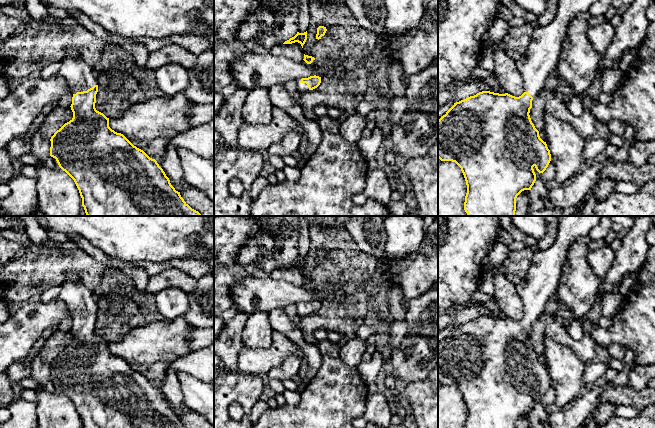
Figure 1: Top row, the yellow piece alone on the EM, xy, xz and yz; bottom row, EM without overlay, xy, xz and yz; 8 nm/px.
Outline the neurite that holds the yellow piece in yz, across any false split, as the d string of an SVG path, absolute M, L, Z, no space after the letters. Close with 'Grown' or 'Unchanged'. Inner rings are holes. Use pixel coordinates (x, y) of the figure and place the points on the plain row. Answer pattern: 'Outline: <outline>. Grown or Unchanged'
Outline: M558 216L558 235L554 243L546 250L536 252L524 281L516 285L523 302L524 317L515 321L508 317L499 318L482 315L474 320L454 327L438 344L438 382L441 385L455 386L464 399L467 417L464 428L516 428L517 420L524 414L531 414L536 405L534 391L543 397L551 385L550 374L535 352L530 342L533 322L544 313L545 306L554 294L557 294L563 265L568 250L577 238L589 235L602 216Z. Grown

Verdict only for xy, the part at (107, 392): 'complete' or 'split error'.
split error

